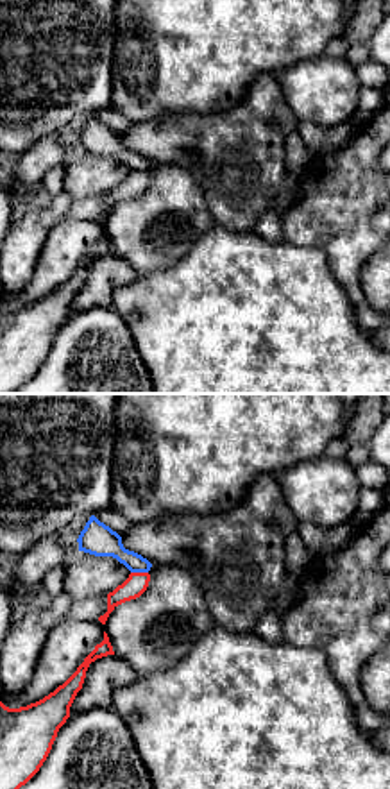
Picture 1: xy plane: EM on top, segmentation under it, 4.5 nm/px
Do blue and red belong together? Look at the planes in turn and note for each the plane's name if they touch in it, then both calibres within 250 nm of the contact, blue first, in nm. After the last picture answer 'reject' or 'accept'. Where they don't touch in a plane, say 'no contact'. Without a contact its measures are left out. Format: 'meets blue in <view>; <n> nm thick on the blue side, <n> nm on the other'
meets blue in xy; 150 nm thick on the blue side, 100 nm on the other

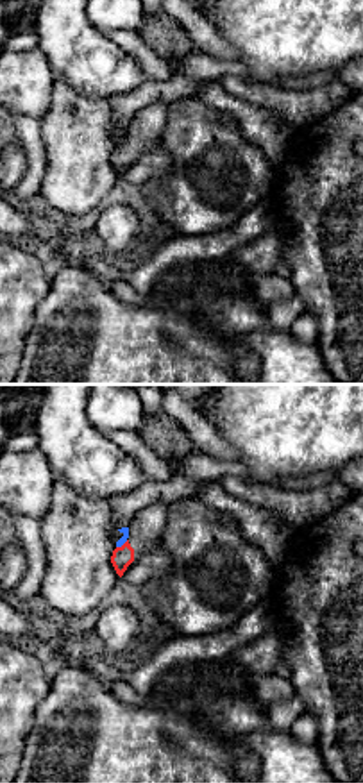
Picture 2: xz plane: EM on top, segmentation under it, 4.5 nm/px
meets blue in xz; 40 nm thick on the blue side, 100 nm on the other

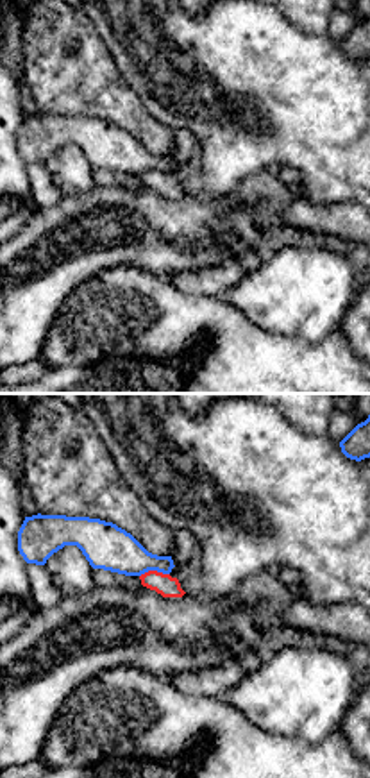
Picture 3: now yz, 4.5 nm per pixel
meets blue in yz; 200 nm thick on the blue side, 100 nm on the other

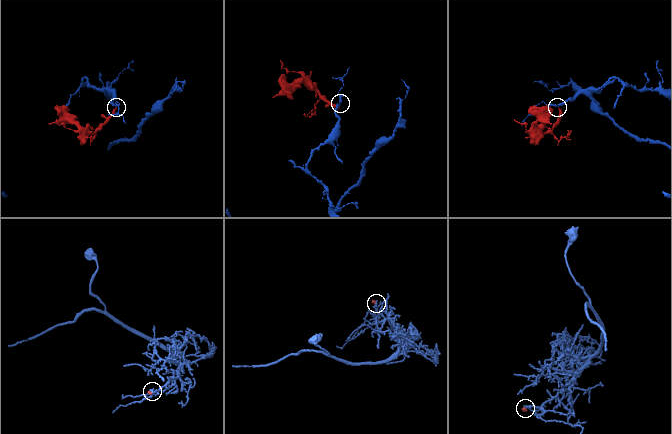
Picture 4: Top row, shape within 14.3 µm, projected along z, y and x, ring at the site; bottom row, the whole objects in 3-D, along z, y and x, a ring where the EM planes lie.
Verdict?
reject

